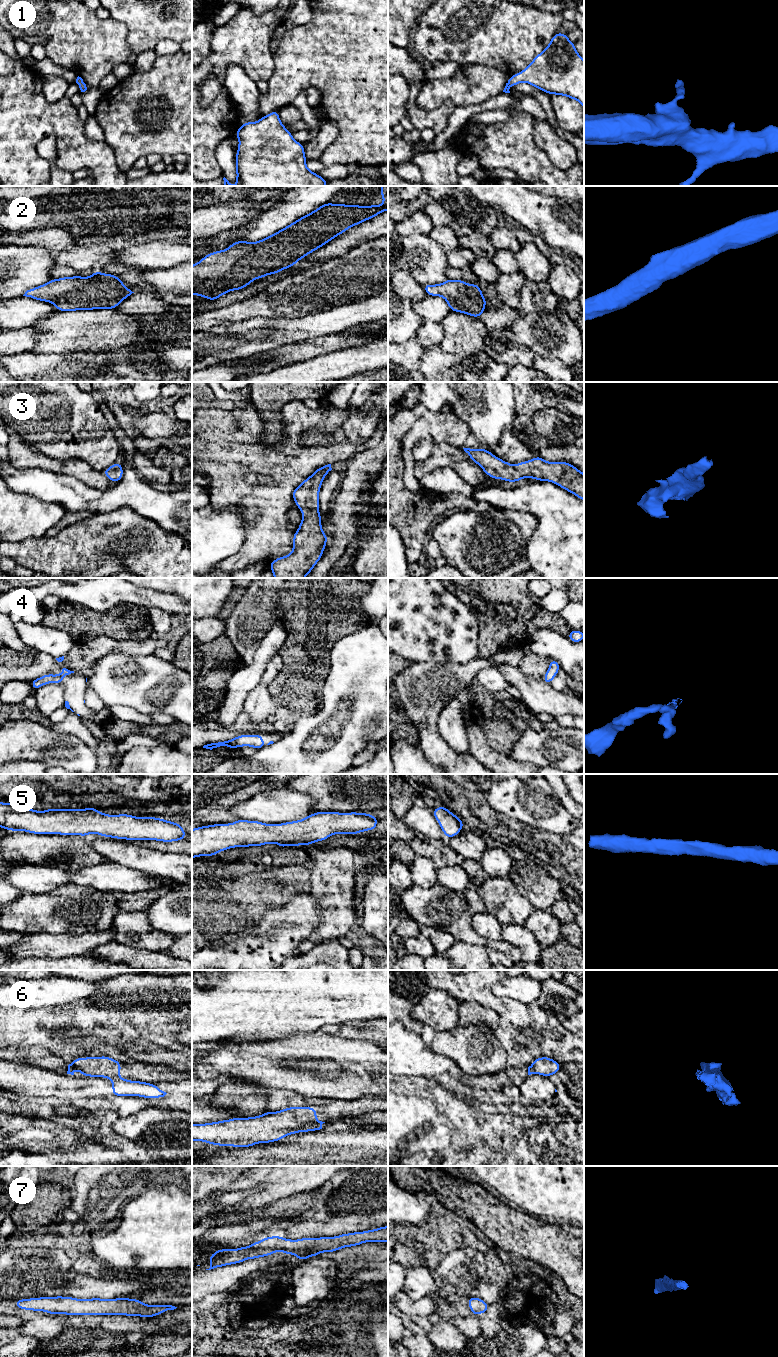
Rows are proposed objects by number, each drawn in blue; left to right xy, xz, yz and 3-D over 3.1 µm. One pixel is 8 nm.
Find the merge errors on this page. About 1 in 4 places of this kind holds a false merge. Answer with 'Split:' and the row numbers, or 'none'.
Split: 6

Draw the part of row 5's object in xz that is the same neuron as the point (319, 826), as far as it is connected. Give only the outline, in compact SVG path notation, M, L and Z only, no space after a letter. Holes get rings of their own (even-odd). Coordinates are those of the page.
M319 811L301 820L282 824L238 819L234 823L213 824L192 829L192 858L215 856L235 847L278 844L285 846L312 845L333 834L355 835L375 830L378 818L367 813Z

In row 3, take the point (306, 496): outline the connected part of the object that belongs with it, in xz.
M331 464L316 469L292 492L296 506L302 511L302 521L293 535L292 552L270 562L274 578L305 578L322 558L328 537L321 527L319 492L331 470Z

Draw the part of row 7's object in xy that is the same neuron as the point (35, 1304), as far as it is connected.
M39 1297L20 1299L14 1306L23 1310L45 1311L47 1314L65 1315L125 1315L150 1318L177 1307L172 1305L147 1305L139 1299L77 1299L73 1297Z

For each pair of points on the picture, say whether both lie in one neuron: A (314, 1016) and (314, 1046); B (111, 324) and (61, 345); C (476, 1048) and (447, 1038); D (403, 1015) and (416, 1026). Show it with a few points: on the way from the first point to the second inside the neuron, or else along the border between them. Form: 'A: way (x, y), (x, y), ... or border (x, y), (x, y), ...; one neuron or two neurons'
A: border (320, 1028), (314, 1031), (296, 1033), (291, 1036); two neurons
B: way (99, 330), (78, 330), (73, 333); one neuron
C: way (469, 1047), (463, 1044), (454, 1044); one neuron
D: way (406, 1018), (413, 1024); one neuron

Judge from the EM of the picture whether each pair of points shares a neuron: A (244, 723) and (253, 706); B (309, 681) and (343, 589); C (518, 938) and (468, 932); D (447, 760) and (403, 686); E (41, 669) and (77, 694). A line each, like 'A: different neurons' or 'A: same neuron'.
A: different neurons
B: same neuron
C: different neurons
D: same neuron
E: different neurons

